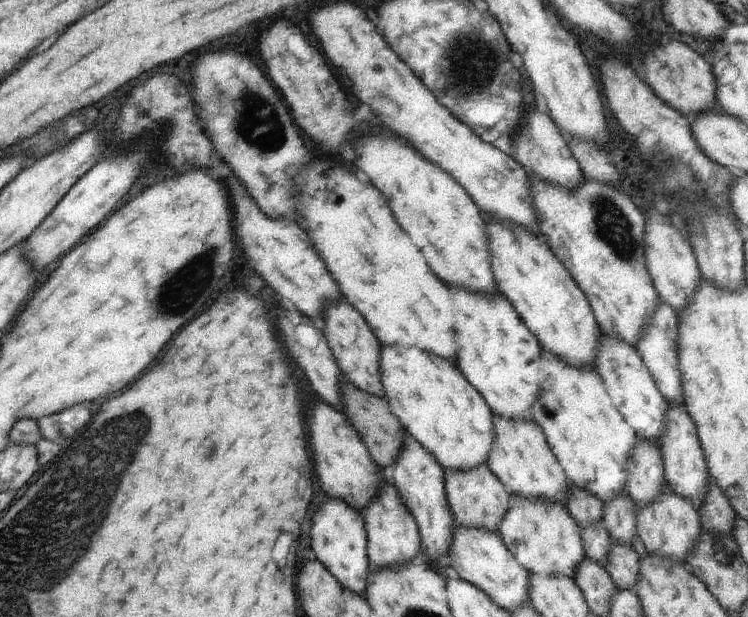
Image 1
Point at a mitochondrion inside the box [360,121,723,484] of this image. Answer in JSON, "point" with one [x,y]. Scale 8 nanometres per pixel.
{"point":[614,230]}

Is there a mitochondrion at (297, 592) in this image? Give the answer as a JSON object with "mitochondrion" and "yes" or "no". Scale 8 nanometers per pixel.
{"mitochondrion":"no"}

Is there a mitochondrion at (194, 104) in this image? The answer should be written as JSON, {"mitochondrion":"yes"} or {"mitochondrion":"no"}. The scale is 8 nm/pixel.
{"mitochondrion":"no"}

